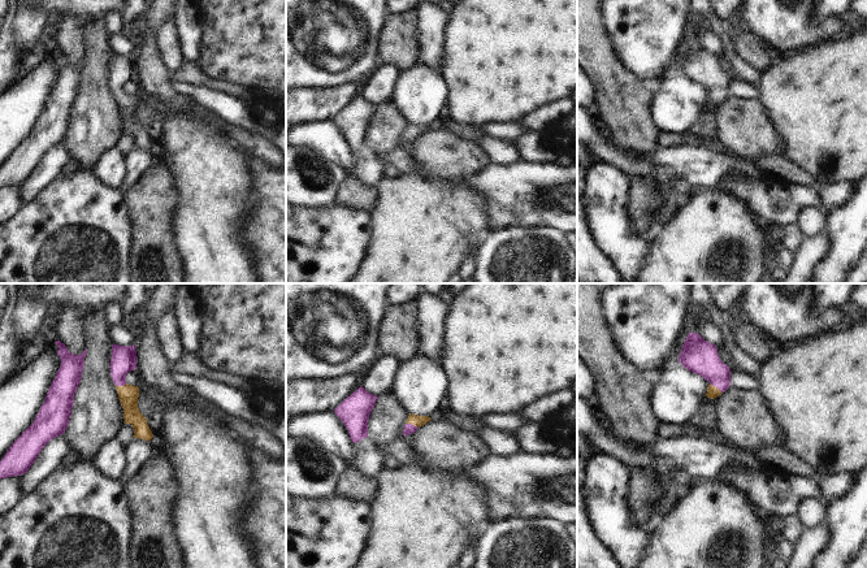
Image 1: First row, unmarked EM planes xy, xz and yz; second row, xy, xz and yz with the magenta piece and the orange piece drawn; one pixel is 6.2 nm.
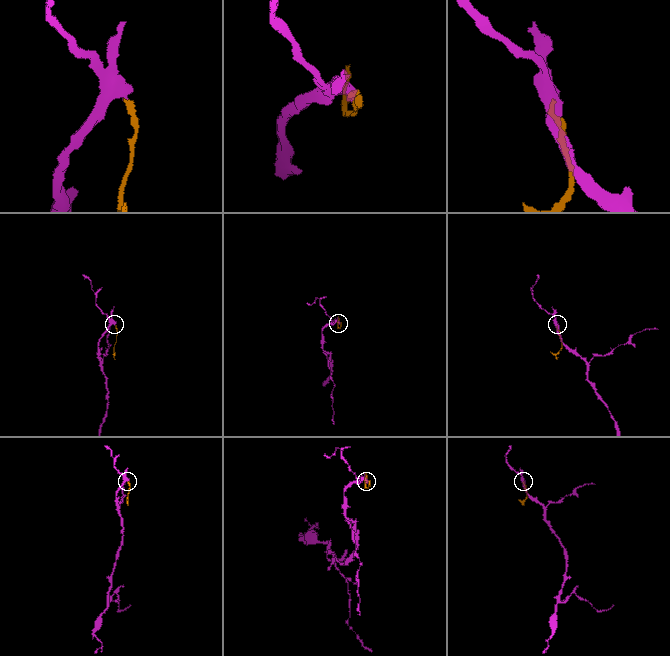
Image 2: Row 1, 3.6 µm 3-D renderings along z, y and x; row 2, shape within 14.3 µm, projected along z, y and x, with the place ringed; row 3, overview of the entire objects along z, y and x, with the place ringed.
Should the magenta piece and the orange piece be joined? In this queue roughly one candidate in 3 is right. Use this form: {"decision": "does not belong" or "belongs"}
{"decision": "belongs"}

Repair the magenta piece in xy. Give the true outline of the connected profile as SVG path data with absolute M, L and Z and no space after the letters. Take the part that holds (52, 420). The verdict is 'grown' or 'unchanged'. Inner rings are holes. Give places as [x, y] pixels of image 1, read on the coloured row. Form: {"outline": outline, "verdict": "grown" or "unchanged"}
{"outline": "M60 341L55 343L58 347L61 367L34 422L12 443L1 459L0 480L25 474L44 446L64 434L69 425L87 348L81 355L74 355Z", "verdict": "unchanged"}

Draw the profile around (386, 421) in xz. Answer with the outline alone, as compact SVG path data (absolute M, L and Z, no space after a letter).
M391 391L378 396L368 420L368 439L374 446L390 446L403 437L409 409Z

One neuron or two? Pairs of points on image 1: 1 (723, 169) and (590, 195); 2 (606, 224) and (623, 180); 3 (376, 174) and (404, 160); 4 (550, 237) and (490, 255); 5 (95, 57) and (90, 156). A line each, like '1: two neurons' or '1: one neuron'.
1: two neurons
2: one neuron
3: one neuron
4: one neuron
5: one neuron

